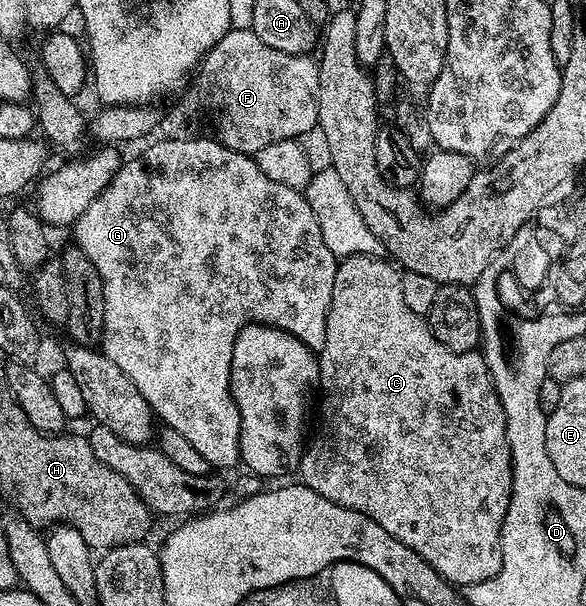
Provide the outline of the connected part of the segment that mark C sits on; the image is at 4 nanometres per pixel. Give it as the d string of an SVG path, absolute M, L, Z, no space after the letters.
M346 256L336 266L334 294L326 318L326 342L318 350L318 359L318 392L324 397L320 400L320 429L313 440L311 437L307 441L300 457L298 476L303 484L322 494L322 498L330 498L330 502L338 502L338 506L358 510L358 514L366 514L366 518L378 522L378 526L382 526L386 534L410 546L414 554L422 554L422 558L426 558L426 562L430 562L430 566L438 570L441 578L453 586L481 584L494 578L494 574L502 571L500 531L506 518L506 510L510 506L512 454L506 434L506 414L492 385L483 355L479 351L455 352L442 346L442 342L438 342L438 338L434 338L434 334L428 329L427 319L414 314L414 310L406 306L406 298L402 298L400 272L387 259L379 256Z

